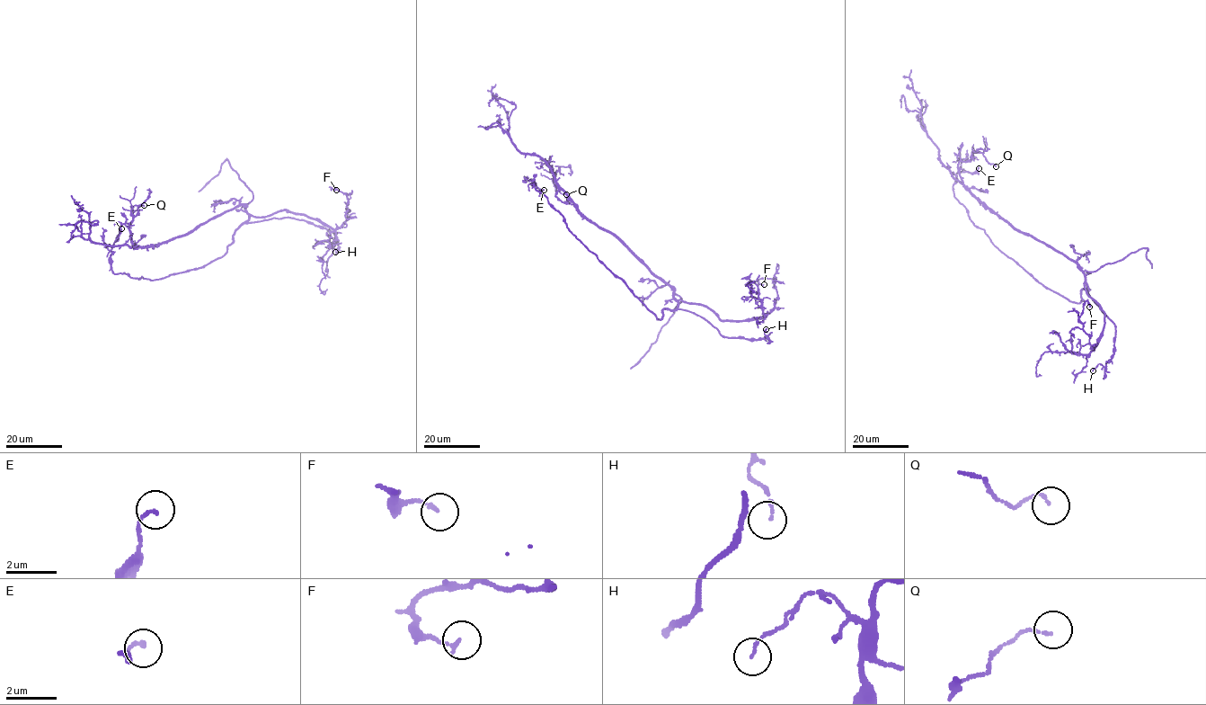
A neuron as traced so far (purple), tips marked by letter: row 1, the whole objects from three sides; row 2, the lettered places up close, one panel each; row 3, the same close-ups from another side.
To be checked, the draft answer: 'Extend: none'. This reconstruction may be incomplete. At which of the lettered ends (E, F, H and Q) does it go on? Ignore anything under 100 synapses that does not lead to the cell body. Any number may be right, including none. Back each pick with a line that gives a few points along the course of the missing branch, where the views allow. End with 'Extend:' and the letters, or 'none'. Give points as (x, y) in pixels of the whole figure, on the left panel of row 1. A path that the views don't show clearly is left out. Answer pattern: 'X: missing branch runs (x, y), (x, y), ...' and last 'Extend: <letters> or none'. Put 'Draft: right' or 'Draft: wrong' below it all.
Extend: none
Draft: right

